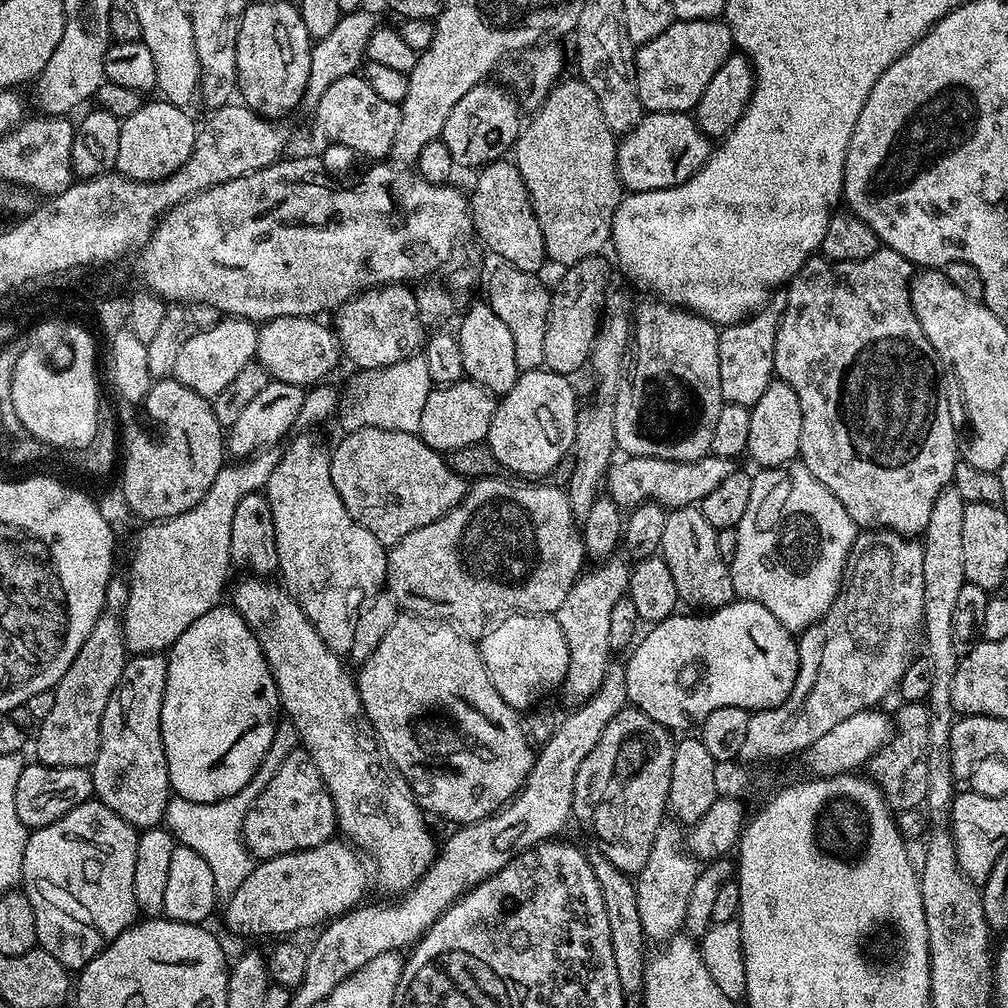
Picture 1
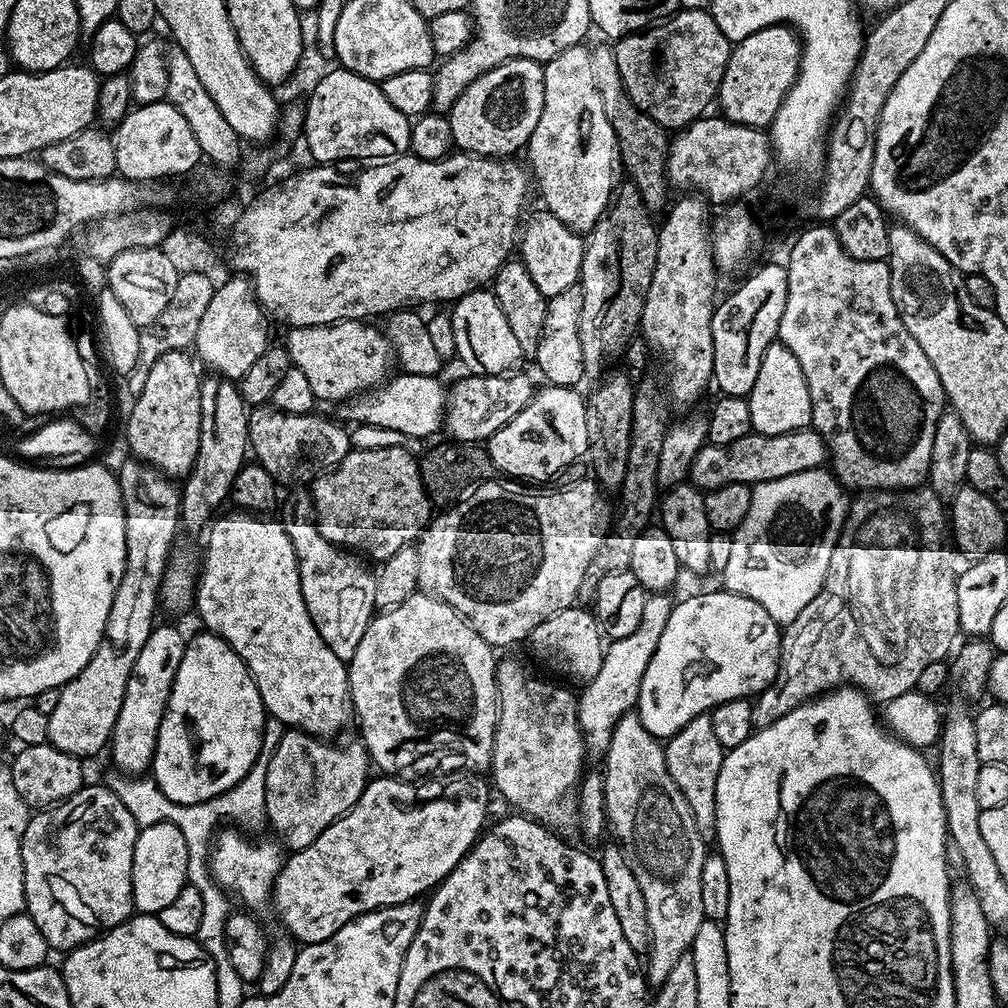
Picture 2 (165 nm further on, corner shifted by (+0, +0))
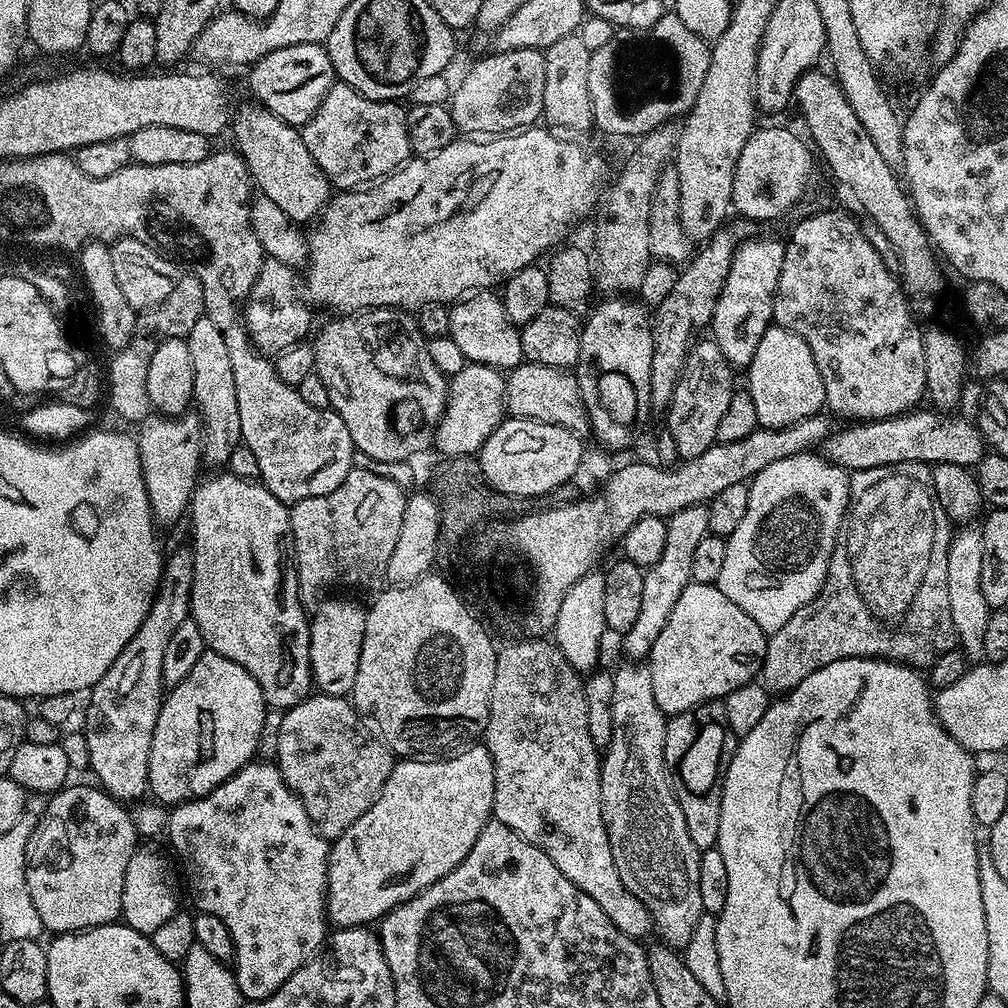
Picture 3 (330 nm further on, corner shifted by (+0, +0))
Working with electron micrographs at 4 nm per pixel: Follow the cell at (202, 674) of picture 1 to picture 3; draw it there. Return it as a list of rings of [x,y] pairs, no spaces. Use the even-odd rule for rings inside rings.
[[[206,650],[202,658],[198,658],[194,670],[190,670],[190,674],[186,674],[186,678],[182,678],[182,682],[163,697],[148,759],[151,795],[156,795],[153,797],[161,805],[175,806],[210,794],[210,790],[226,782],[240,768],[245,768],[257,755],[265,711],[264,695],[254,677],[238,666],[238,662],[230,662],[230,658],[222,658],[222,654]]]

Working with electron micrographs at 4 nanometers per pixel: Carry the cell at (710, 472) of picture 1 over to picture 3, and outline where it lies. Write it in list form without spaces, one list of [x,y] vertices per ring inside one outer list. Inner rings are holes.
[[[940,410],[920,411],[904,412],[885,420],[852,422],[847,425],[849,428],[837,427],[825,438],[822,455],[849,473],[898,462],[918,462],[929,466],[957,464],[972,468],[986,455],[984,436],[973,421],[971,424],[966,417],[956,416],[960,414],[945,414]]]

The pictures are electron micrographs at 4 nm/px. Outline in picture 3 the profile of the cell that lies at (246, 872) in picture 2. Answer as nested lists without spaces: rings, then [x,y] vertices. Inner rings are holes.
[[[249,762],[245,768],[240,768],[226,782],[222,782],[217,788],[210,790],[210,794],[200,796],[196,800],[185,800],[183,804],[175,805],[166,816],[166,837],[168,836],[173,850],[176,851],[175,859],[178,864],[178,859],[180,859],[179,867],[182,869],[187,891],[188,888],[192,891],[193,902],[197,904],[197,909],[200,912],[214,914],[214,918],[222,918],[222,922],[226,922],[226,930],[230,930],[230,938],[234,938],[234,950],[236,951],[234,971],[238,990],[245,1001],[267,1000],[268,997],[273,996],[306,961],[312,959],[320,951],[330,928],[326,911],[329,841],[325,840],[324,835],[312,825],[311,818],[306,814],[306,806],[302,806],[302,802],[290,790],[290,786],[286,786],[280,769],[276,767],[275,763],[256,763]]]

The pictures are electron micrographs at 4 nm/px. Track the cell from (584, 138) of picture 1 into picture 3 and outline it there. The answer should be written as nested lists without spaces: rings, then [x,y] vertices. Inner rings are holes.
[[[573,34],[558,38],[554,46],[543,49],[546,62],[546,90],[544,91],[543,119],[549,125],[560,128],[589,128],[592,123],[590,102],[590,58],[593,49],[583,40],[583,35]],[[552,123],[552,124],[551,124]],[[560,127],[560,128],[559,128]]]

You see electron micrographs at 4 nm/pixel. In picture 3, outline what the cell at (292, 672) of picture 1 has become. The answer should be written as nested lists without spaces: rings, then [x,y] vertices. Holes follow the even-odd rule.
[[[227,470],[208,475],[197,483],[190,505],[190,547],[194,558],[190,619],[202,630],[204,643],[211,651],[230,658],[230,662],[238,662],[238,666],[254,677],[268,708],[293,708],[308,699],[314,685],[310,666],[310,616],[300,598],[292,541],[288,539],[292,535],[289,505],[279,501],[256,480],[243,480]]]

